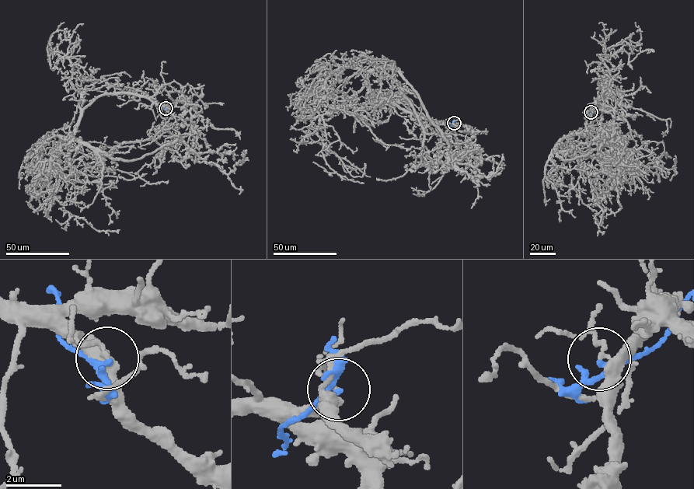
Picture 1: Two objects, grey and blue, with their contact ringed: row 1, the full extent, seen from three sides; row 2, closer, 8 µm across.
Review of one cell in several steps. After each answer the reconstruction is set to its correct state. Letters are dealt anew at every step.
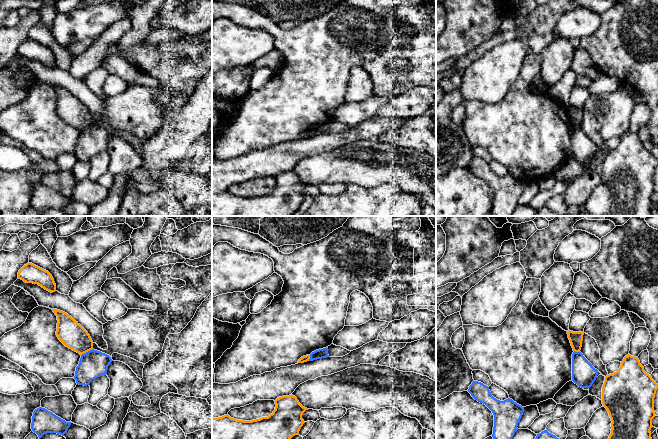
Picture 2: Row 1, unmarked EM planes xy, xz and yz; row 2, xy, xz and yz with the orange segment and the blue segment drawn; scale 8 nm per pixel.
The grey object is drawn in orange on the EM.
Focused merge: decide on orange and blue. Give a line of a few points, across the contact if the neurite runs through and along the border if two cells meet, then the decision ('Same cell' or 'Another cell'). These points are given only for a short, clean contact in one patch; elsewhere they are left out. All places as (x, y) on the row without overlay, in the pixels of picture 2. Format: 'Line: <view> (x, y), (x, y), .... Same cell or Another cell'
Another cell

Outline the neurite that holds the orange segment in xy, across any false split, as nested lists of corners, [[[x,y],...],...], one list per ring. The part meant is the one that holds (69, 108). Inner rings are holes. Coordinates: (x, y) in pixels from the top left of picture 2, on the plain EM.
[[[52,85],[57,92],[58,115],[69,125],[80,131],[93,125],[93,117],[88,108],[67,89]]]

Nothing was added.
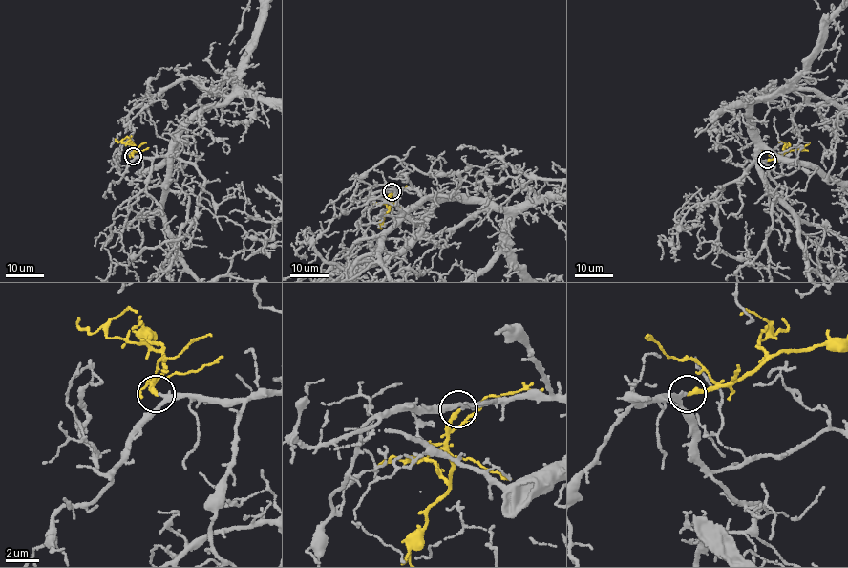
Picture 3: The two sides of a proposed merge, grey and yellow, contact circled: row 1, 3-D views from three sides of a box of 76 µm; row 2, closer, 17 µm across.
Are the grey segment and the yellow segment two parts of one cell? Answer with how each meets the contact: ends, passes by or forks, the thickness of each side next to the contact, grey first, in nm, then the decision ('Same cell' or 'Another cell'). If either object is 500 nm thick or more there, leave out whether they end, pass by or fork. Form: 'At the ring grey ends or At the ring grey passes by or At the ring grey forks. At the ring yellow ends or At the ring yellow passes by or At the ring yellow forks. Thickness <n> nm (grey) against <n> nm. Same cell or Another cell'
At the ring grey passes by. At the ring yellow ends. Thickness 200 nm (grey) against 260 nm. Same cell

